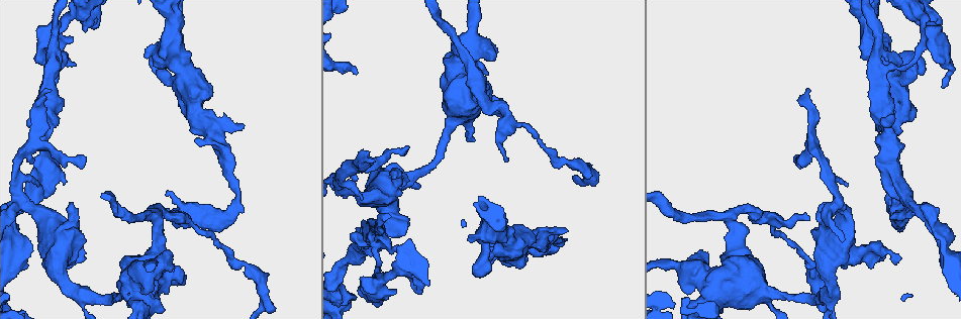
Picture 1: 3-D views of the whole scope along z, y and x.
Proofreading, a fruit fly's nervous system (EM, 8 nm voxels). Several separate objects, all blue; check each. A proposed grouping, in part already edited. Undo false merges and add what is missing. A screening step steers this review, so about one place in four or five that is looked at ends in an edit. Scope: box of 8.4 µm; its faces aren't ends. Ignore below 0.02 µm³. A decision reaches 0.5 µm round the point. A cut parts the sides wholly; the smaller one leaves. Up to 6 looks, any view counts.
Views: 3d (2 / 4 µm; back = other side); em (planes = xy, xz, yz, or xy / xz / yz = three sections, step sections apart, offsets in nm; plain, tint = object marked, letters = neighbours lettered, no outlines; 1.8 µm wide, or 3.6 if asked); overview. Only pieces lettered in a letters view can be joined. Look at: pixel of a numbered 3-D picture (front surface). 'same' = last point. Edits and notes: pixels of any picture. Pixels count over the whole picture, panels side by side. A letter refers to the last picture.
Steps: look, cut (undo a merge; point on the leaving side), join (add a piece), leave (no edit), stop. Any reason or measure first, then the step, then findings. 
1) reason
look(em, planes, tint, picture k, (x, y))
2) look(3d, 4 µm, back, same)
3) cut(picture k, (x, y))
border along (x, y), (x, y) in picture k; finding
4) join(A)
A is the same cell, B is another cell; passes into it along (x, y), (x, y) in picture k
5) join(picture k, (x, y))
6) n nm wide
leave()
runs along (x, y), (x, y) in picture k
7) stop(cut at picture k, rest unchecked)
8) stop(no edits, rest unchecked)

free end
look(3d, 4 µm, picture 1, (795, 159))

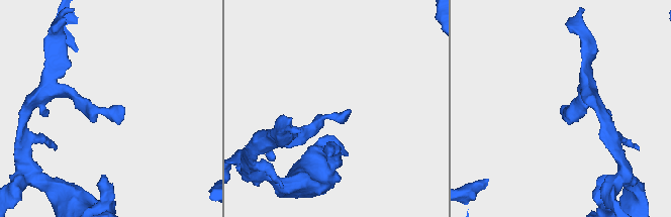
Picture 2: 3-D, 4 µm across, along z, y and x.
look(em, planes, letters, picture 2, (561, 109))

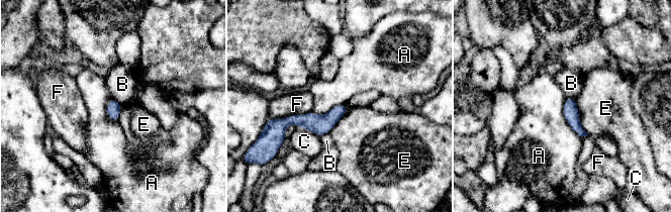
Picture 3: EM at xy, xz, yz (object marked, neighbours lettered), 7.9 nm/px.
110 nm wide
leave()
A, B, C, E and F are other cells; border along (566, 98), (564, 118), (580, 137) in picture 3; no lettered piece goes on from it

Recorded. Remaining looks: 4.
branch stops here
look(em, planes, letters, picture 1, (491, 245))

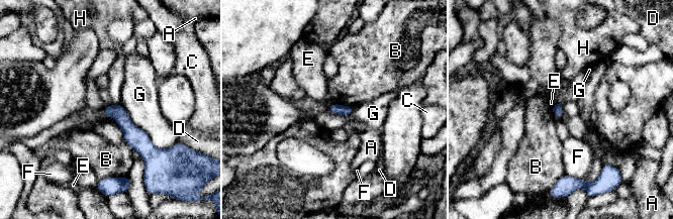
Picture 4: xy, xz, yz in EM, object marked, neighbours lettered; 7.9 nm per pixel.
leave()
A, B, C, D, E, F, G and H are other cells; runs along (105, 112), (113, 112), (155, 149) in picture 4; none of them fits

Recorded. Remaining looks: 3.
look(em, planes, tint, picture 1, (889, 205))

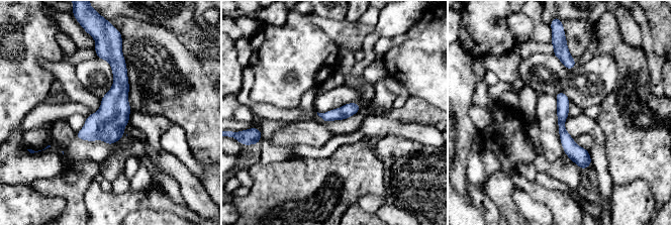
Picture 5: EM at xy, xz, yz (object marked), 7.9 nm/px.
look(em, planes, letters, same)

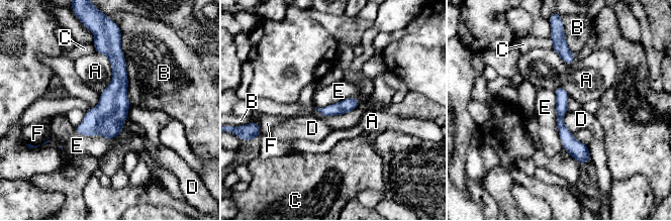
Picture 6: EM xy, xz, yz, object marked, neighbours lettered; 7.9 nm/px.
B touches over 550 nm
leave()
A, B, C, D, E and F are other cells; one neuron here

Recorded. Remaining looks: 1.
stop(no edits, rest unchecked)

